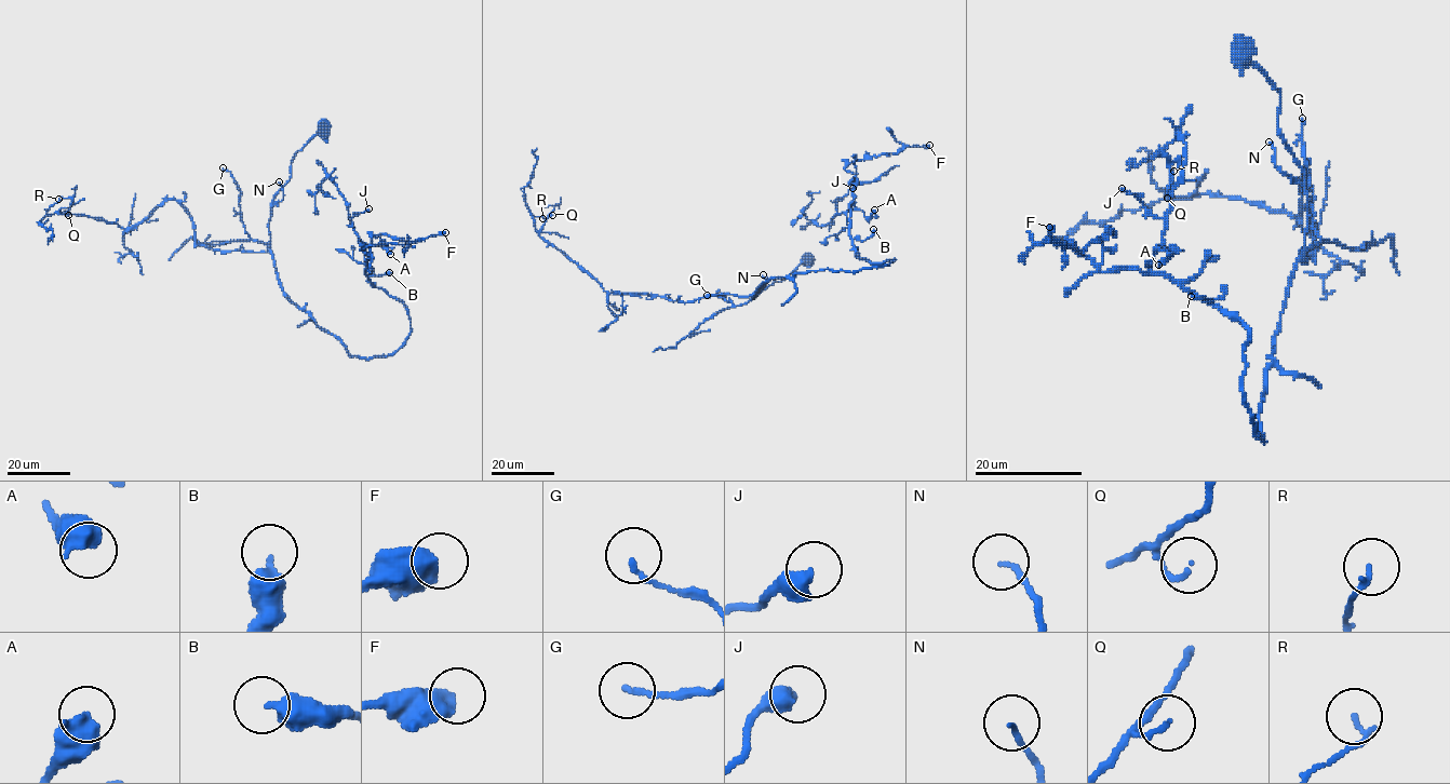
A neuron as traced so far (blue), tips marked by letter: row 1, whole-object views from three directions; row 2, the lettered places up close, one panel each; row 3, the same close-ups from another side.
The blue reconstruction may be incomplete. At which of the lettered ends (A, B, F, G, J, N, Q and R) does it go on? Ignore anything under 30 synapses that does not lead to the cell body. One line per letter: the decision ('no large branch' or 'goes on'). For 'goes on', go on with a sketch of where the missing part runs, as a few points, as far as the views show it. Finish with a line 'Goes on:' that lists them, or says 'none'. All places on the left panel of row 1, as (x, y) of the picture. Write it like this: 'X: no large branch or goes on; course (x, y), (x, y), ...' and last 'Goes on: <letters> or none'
A: no large branch
B: no large branch
F: no large branch
G: no large branch
J: no large branch
N: no large branch
Q: no large branch
R: no large branch
Goes on: none

